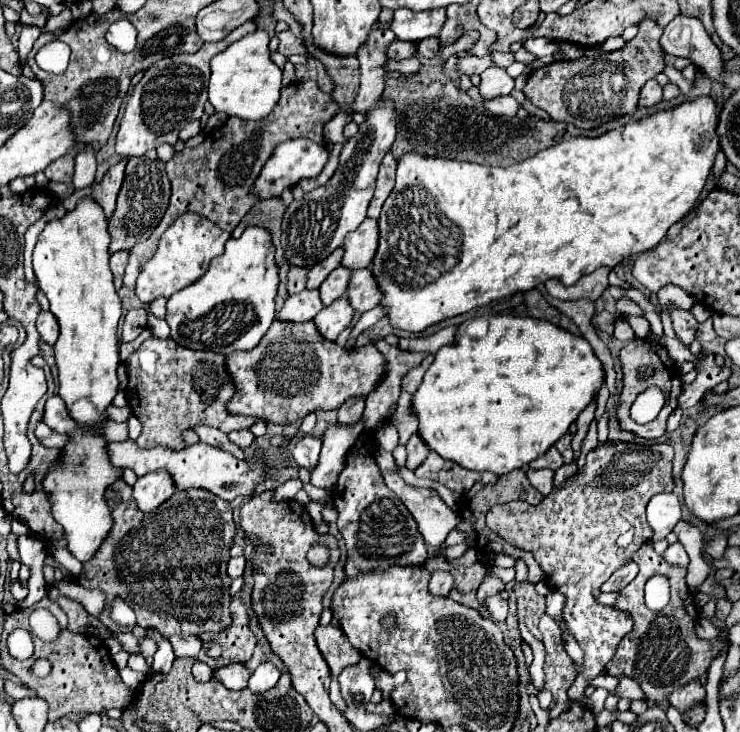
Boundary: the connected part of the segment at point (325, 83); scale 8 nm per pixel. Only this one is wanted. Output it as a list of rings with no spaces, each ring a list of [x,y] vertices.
[[[309,57],[307,61],[309,61],[307,65],[297,65],[297,67],[295,67],[295,71],[297,71],[297,79],[299,79],[299,81],[315,79],[315,81],[319,83],[321,91],[331,93],[331,91],[333,91],[333,87],[335,87],[335,83],[333,83],[333,81],[331,81],[331,77],[327,75],[325,67],[323,67],[317,59],[313,59],[313,57]]]

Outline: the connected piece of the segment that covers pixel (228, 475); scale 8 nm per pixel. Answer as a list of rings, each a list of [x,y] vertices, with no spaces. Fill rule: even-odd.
[[[129,439],[123,443],[109,443],[109,457],[115,467],[133,469],[137,477],[143,477],[151,471],[167,471],[177,491],[205,489],[221,497],[223,501],[233,501],[239,495],[249,497],[249,493],[255,491],[259,479],[263,479],[265,473],[257,461],[237,461],[231,453],[205,443],[195,443],[181,451],[175,451],[171,447],[159,447],[159,445],[151,449],[141,449],[135,441]]]

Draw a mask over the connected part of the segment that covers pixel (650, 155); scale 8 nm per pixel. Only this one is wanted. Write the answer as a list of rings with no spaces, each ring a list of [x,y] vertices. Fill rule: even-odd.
[[[697,97],[693,101],[685,101],[683,105],[679,105],[675,109],[661,111],[651,117],[633,121],[623,129],[613,129],[613,131],[609,131],[601,137],[595,137],[595,139],[573,137],[569,141],[557,143],[555,147],[543,149],[537,155],[533,155],[531,159],[525,159],[511,167],[489,167],[489,165],[475,165],[475,163],[463,163],[463,161],[447,161],[447,159],[439,159],[439,157],[421,157],[415,153],[405,155],[397,163],[397,183],[381,209],[379,247],[375,251],[373,265],[371,265],[371,273],[377,279],[377,285],[383,293],[381,307],[387,309],[389,325],[395,329],[401,329],[401,331],[423,333],[425,329],[429,329],[445,319],[463,315],[475,307],[485,307],[497,299],[505,299],[515,293],[531,291],[539,283],[545,283],[547,279],[559,279],[563,285],[569,287],[569,285],[577,283],[583,275],[595,271],[597,267],[613,269],[615,265],[621,263],[621,259],[653,249],[667,235],[667,229],[673,223],[677,223],[679,219],[683,219],[695,205],[695,201],[707,181],[707,175],[713,167],[717,149],[719,149],[719,137],[717,137],[715,129],[717,129],[715,101],[711,97]]]

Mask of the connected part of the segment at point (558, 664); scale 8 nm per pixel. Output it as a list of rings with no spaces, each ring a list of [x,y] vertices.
[[[541,617],[539,631],[543,635],[545,643],[545,687],[553,693],[553,699],[557,703],[567,703],[567,689],[577,677],[577,671],[567,659],[567,653],[561,645],[561,629],[555,625],[551,617]]]

